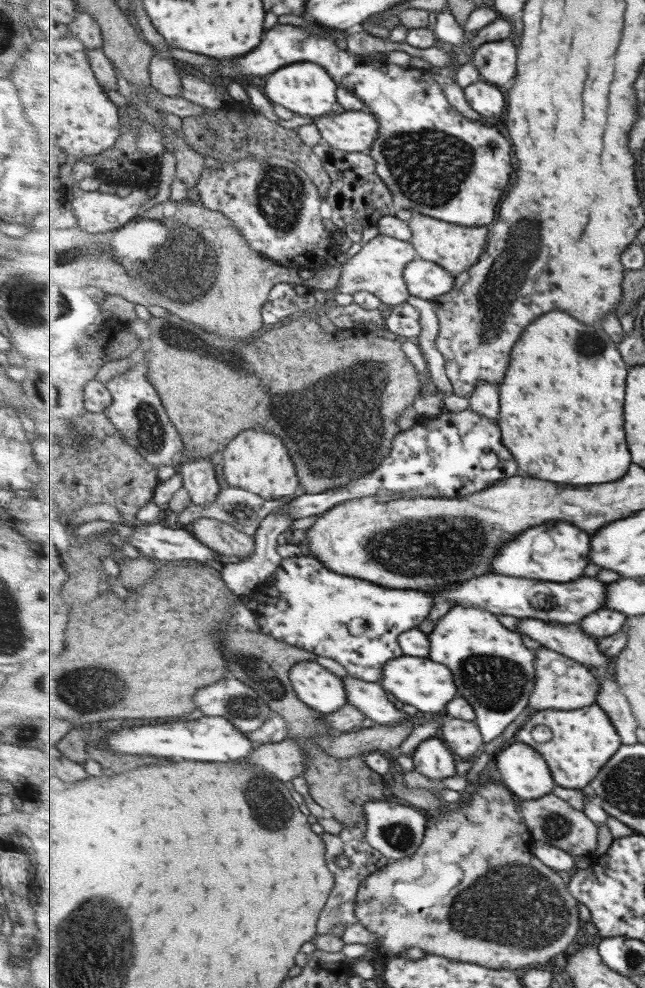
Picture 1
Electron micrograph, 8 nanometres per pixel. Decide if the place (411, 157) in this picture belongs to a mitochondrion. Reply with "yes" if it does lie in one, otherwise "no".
yes

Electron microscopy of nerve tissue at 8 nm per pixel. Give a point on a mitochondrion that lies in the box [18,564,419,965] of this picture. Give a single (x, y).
(88, 689)

